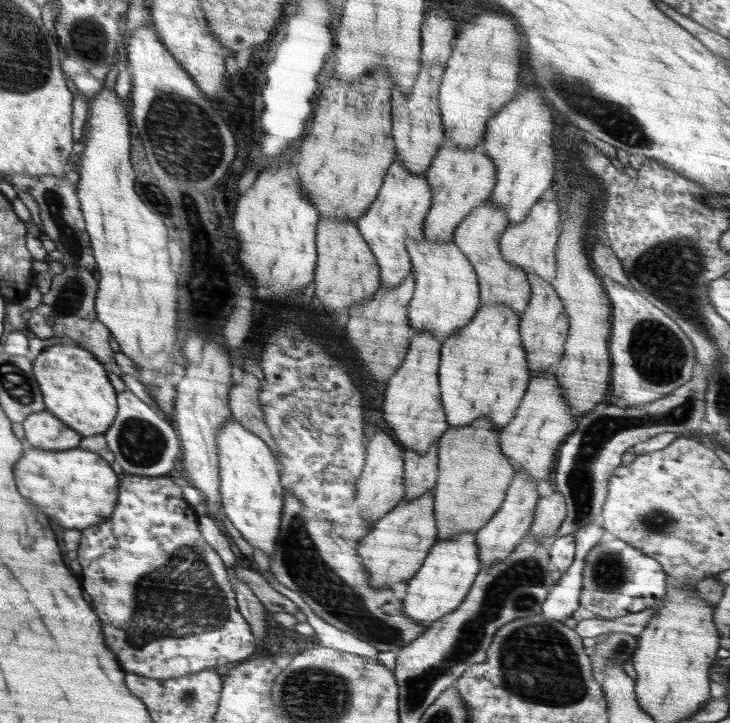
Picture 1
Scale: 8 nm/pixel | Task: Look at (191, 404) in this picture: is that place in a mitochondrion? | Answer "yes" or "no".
no

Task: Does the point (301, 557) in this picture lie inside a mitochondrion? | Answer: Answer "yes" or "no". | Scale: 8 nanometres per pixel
yes

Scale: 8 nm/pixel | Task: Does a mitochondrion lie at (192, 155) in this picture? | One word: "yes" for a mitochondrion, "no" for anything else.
yes

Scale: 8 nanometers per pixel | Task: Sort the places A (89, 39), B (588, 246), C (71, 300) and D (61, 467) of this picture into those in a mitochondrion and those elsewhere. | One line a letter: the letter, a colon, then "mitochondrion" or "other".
A: mitochondrion
B: other
C: mitochondrion
D: other

